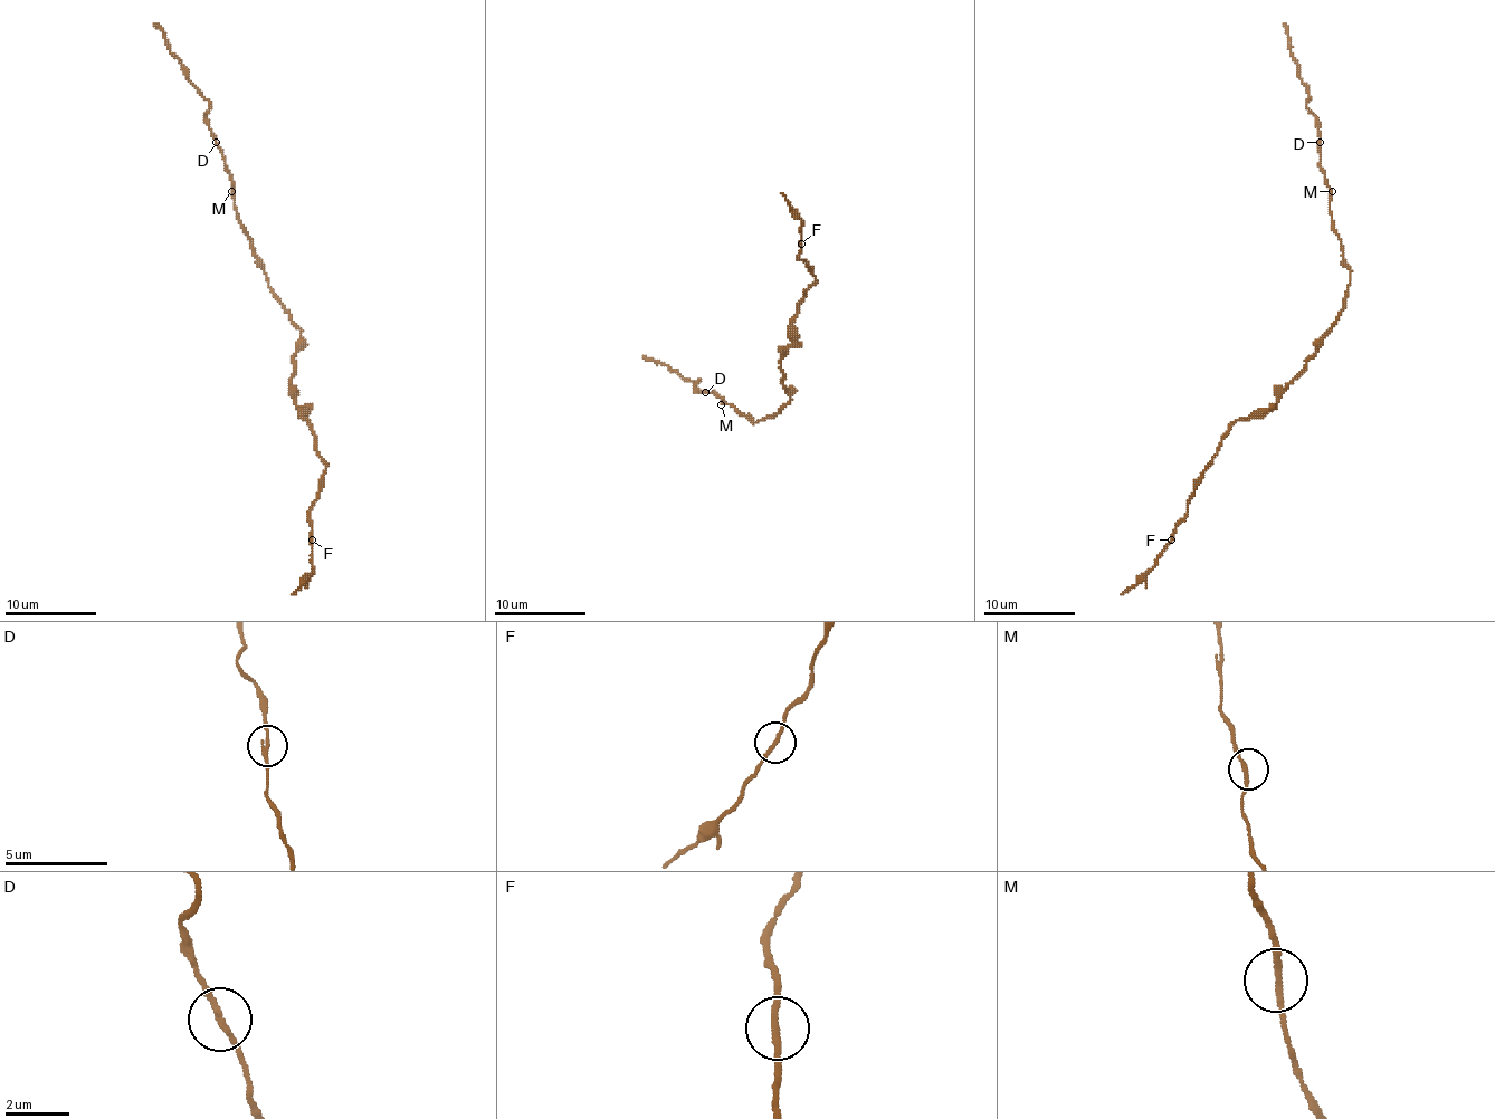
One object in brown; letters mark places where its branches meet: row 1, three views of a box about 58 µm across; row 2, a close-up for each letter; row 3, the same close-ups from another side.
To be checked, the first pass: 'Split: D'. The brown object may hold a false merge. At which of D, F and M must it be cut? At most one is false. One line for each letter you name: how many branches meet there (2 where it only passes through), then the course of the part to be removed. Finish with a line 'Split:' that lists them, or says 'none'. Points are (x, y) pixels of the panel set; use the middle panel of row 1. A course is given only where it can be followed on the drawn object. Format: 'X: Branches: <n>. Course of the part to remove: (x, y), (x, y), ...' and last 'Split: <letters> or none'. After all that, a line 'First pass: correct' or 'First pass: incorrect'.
D: Branches: 2. Course of the part to remove: (705, 392), (696, 388), (698, 379), (687, 381), (677, 372), (644, 356)
Split: D
First pass: correct

